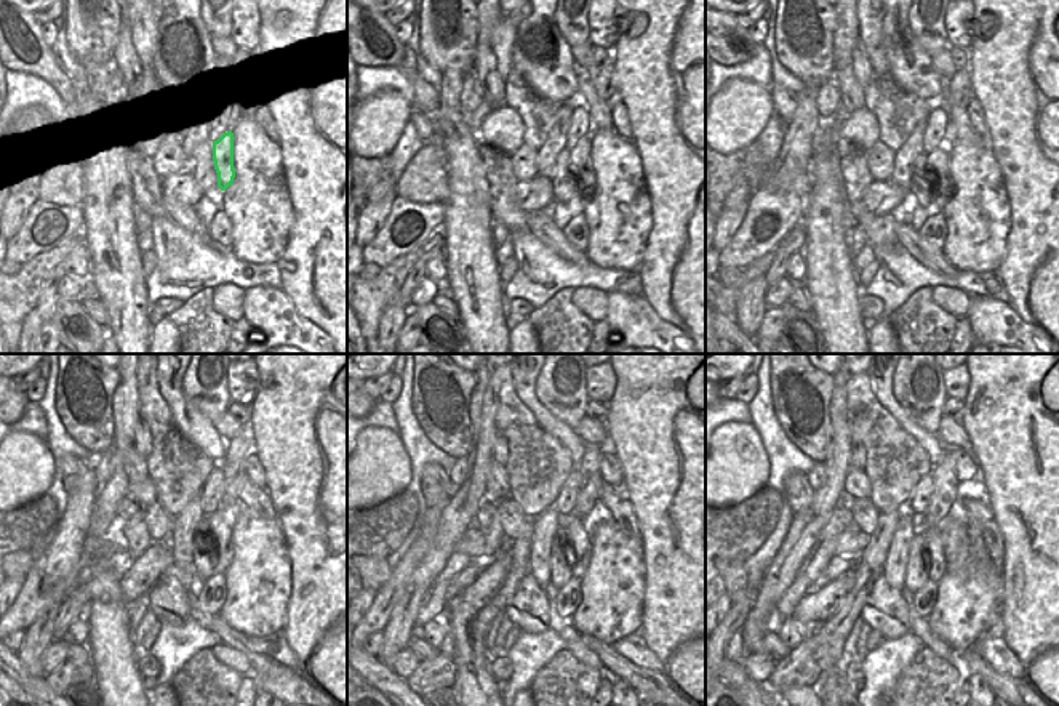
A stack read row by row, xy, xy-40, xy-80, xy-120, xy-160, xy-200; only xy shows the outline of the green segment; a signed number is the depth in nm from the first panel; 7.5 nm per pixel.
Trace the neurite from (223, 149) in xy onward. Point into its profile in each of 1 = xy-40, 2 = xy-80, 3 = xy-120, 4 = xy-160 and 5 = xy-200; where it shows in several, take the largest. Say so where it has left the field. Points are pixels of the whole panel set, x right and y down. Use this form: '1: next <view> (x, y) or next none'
1: next xy-40 (584, 178)
2: next xy-80 (938, 160)
3: next xy-120 (219, 535)
4: next xy-160 (578, 535)
5: next xy-200 (933, 540)

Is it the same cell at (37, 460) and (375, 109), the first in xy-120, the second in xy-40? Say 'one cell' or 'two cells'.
one cell

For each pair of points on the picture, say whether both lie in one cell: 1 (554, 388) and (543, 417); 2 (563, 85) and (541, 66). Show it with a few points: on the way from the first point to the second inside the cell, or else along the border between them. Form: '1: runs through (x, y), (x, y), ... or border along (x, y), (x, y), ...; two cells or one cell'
1: border along (539, 370), (535, 396), (573, 429); two cells
2: runs through (559, 82), (546, 69); one cell

